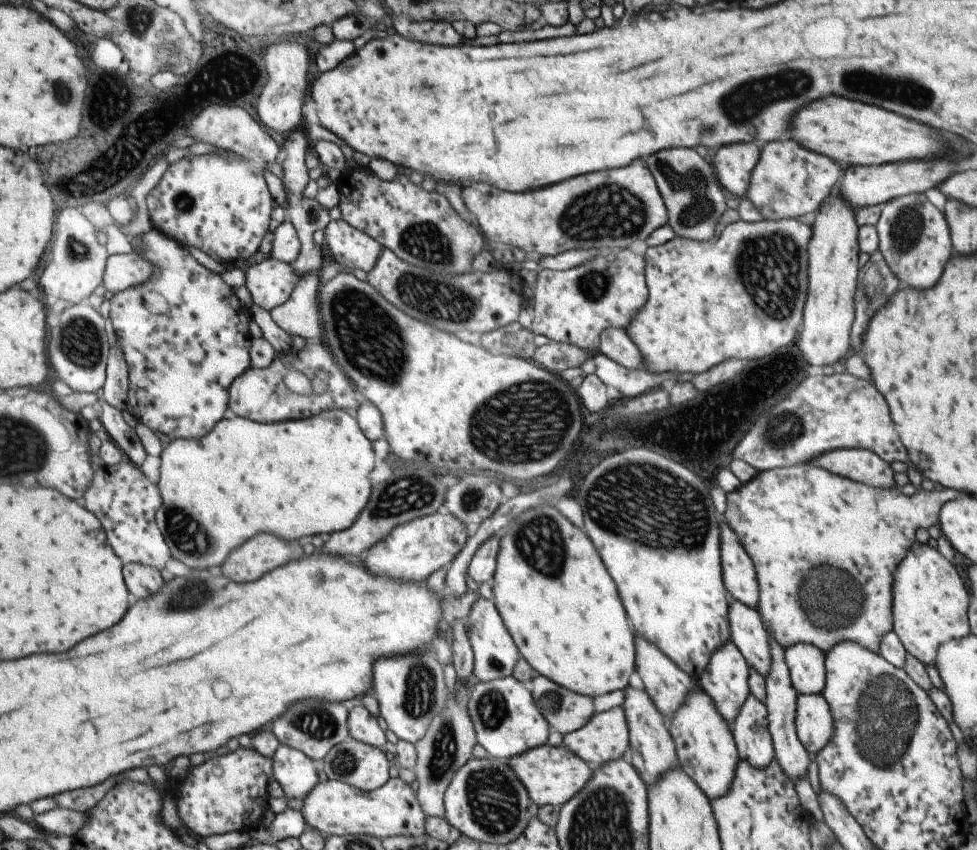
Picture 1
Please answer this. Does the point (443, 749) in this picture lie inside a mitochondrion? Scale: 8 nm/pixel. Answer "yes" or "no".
yes

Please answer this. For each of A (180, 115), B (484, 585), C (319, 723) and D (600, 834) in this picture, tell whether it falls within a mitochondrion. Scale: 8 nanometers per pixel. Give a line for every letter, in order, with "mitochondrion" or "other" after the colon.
A: mitochondrion
B: other
C: mitochondrion
D: mitochondrion

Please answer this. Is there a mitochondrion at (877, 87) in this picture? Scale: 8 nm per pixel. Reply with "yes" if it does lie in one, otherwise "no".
yes

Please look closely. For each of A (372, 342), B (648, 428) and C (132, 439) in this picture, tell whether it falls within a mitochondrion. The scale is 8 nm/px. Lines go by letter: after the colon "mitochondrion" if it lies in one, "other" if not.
A: mitochondrion
B: other
C: other

